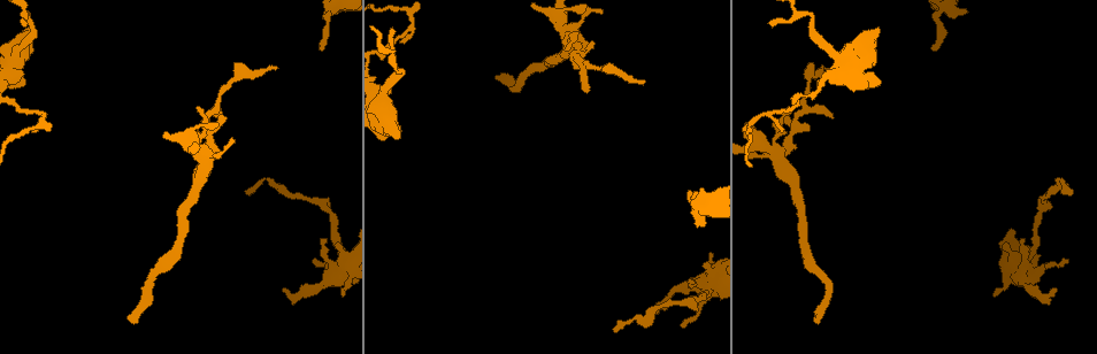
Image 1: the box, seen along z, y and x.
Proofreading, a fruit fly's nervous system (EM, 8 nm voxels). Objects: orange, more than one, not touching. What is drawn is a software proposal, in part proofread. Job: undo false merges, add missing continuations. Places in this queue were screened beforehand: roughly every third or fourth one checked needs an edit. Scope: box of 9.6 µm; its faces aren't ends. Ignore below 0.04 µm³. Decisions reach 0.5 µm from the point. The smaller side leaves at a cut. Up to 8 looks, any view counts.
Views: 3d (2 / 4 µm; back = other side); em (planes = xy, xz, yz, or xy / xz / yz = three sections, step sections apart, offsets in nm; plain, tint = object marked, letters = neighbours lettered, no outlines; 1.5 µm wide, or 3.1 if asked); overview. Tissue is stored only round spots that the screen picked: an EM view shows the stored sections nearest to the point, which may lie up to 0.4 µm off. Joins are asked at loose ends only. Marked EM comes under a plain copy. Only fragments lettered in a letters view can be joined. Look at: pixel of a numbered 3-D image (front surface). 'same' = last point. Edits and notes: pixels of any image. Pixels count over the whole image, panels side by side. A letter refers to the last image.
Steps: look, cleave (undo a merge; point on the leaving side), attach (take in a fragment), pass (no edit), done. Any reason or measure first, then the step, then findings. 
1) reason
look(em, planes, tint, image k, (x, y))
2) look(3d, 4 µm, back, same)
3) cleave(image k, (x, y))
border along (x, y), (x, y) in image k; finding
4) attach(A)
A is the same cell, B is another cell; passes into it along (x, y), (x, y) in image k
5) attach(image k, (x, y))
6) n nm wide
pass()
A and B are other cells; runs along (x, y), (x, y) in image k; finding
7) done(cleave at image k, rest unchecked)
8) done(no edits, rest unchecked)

free end
look(3d, 2 µm, image 1, (322, 50))

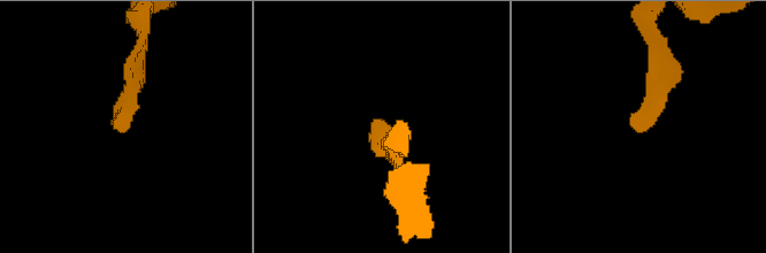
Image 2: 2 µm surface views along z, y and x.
look(em, planes, letters, image 2, (384, 129))

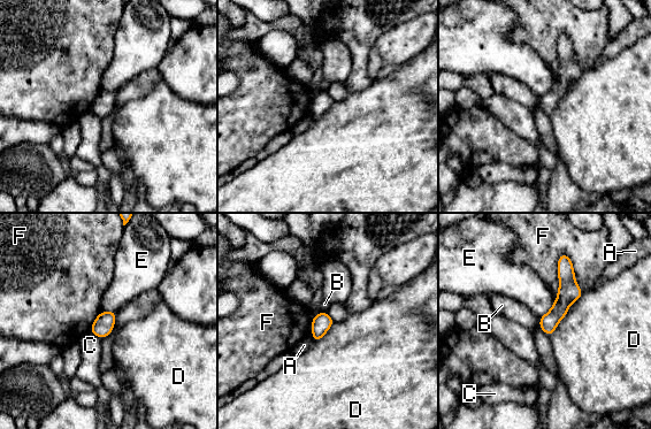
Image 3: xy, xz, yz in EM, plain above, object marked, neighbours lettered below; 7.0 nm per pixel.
pass()
A, B, C, D, E and F are other cells; border along (583, 292), (569, 306), (550, 337) in image 3; none of them fits

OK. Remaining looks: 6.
tapers out
look(em, planes, letters, image 1, (248, 191))

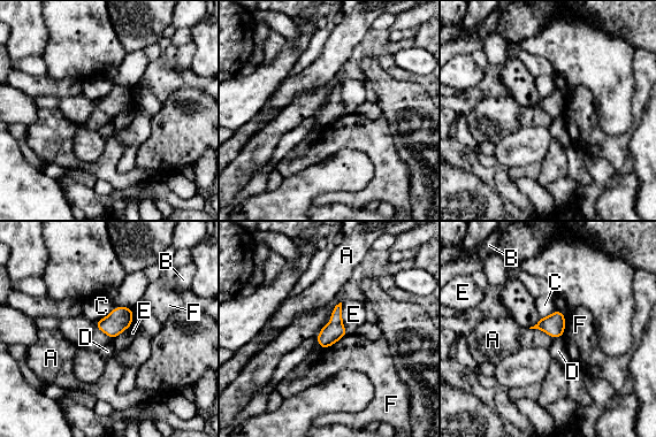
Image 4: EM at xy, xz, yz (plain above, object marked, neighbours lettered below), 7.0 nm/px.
pass()
A, B, C, D, E and F are other cells; border along (116, 306), (96, 322) in image 4; none of them fits

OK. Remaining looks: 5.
free end
look(3d, 2 µm, image 1, (395, 136))

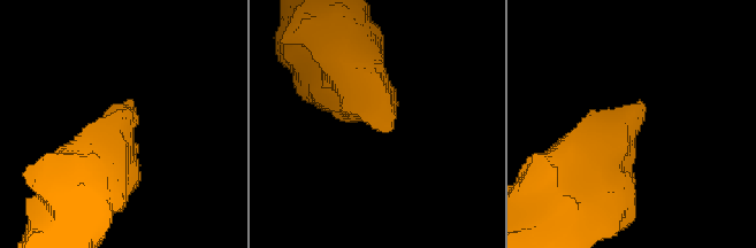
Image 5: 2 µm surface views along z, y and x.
look(em, planes, letters, image 5, (388, 128))

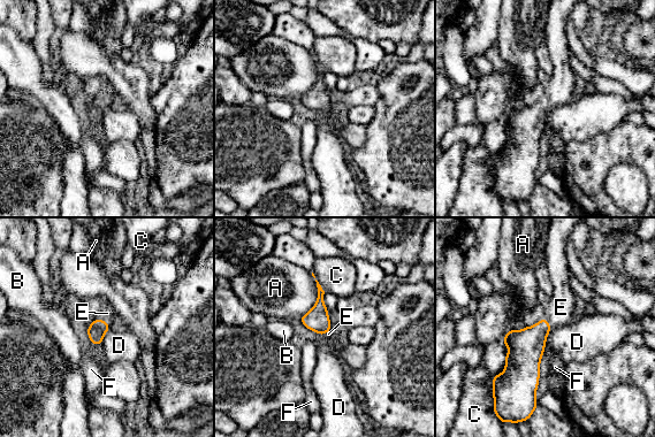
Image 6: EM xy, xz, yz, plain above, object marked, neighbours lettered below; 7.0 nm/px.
attach(image 6, (107, 313))
E is the same cell, A, B, C, D and F are other cells; passes into it along (96, 331), (104, 321), (107, 313) in image 6; the neuron continues

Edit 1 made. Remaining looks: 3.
done(attach at image 6, rest unchecked)

